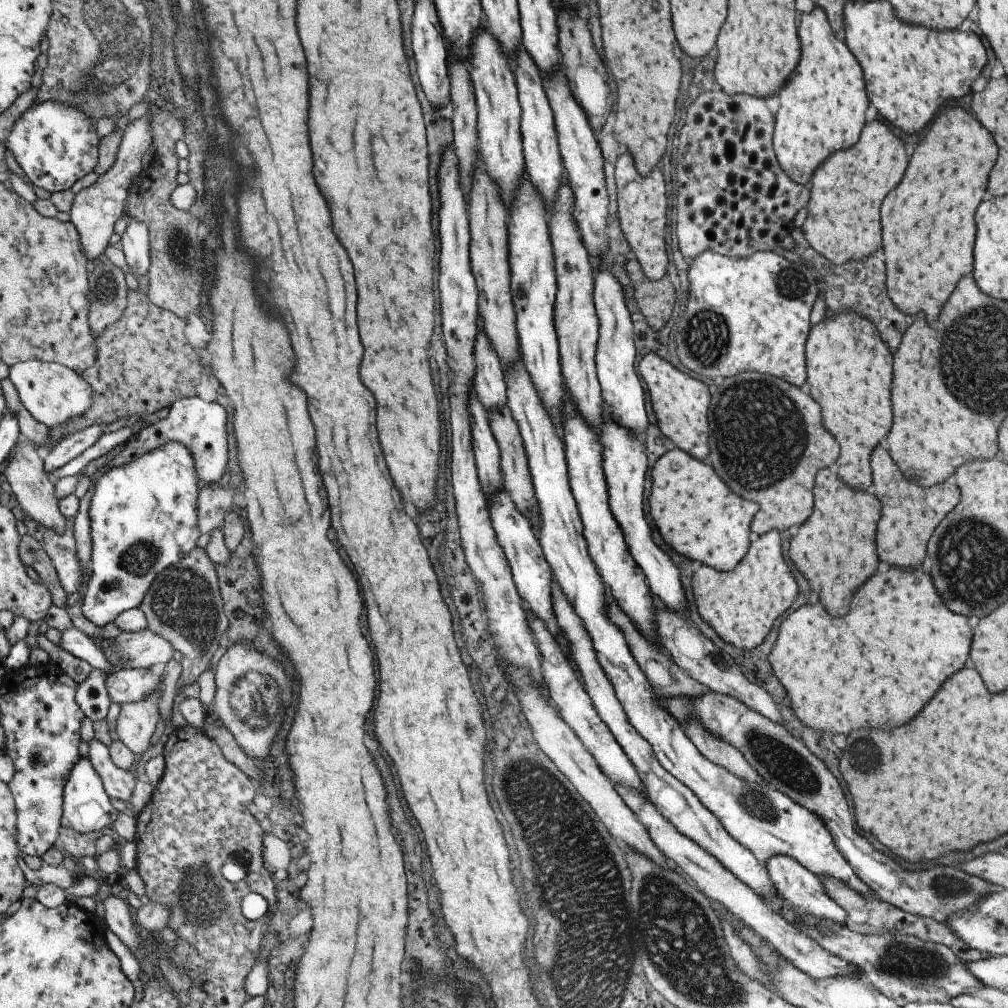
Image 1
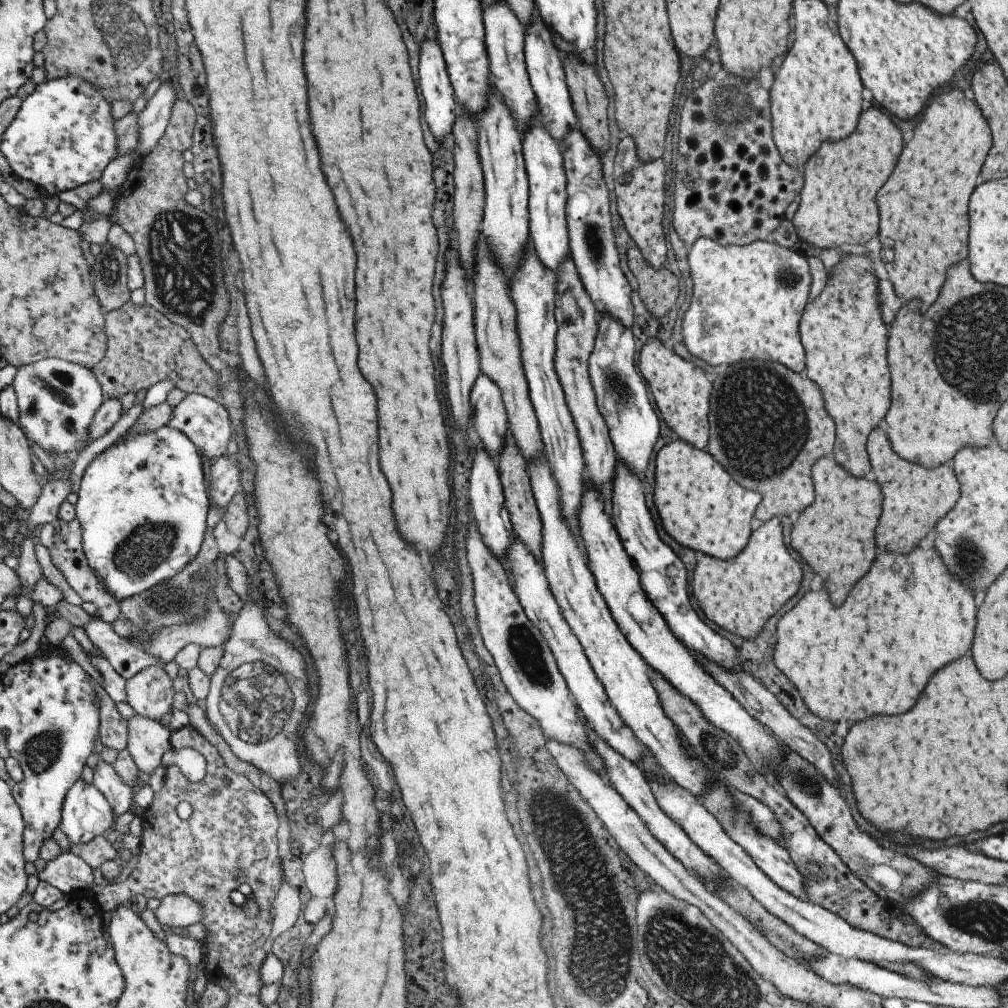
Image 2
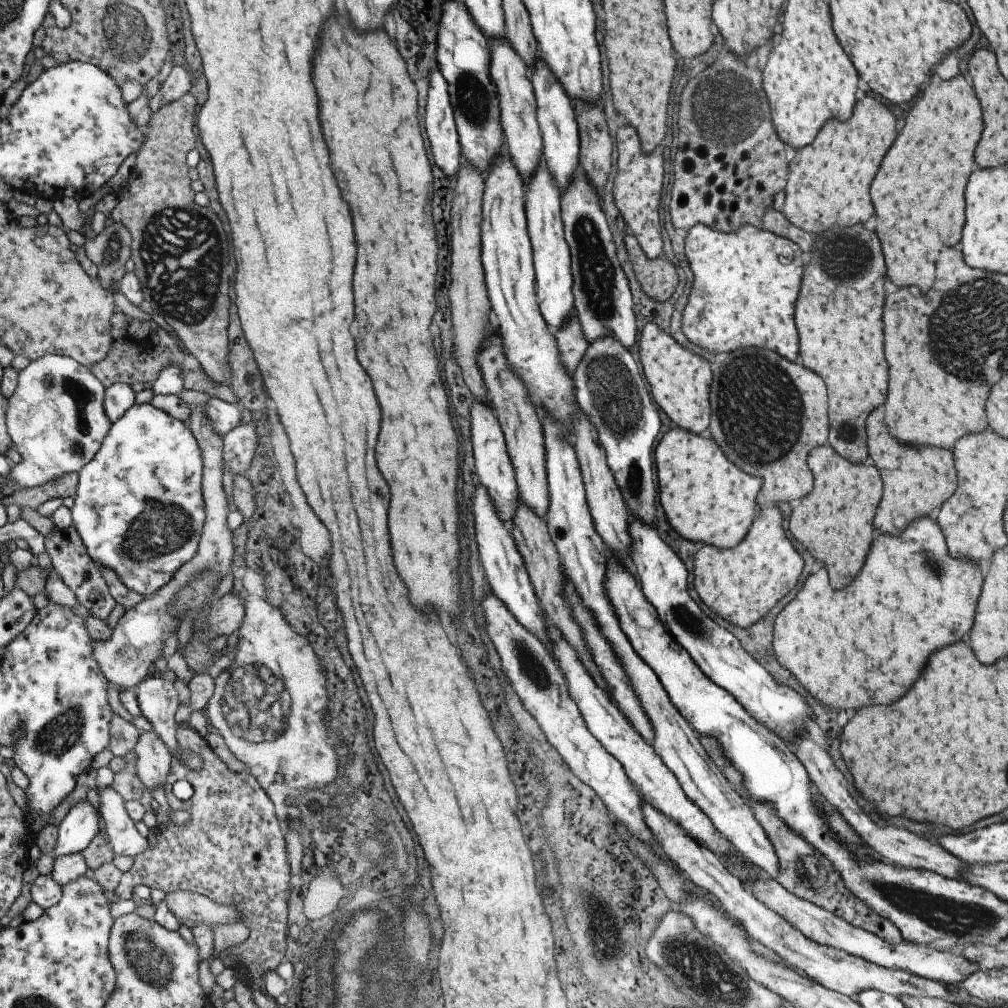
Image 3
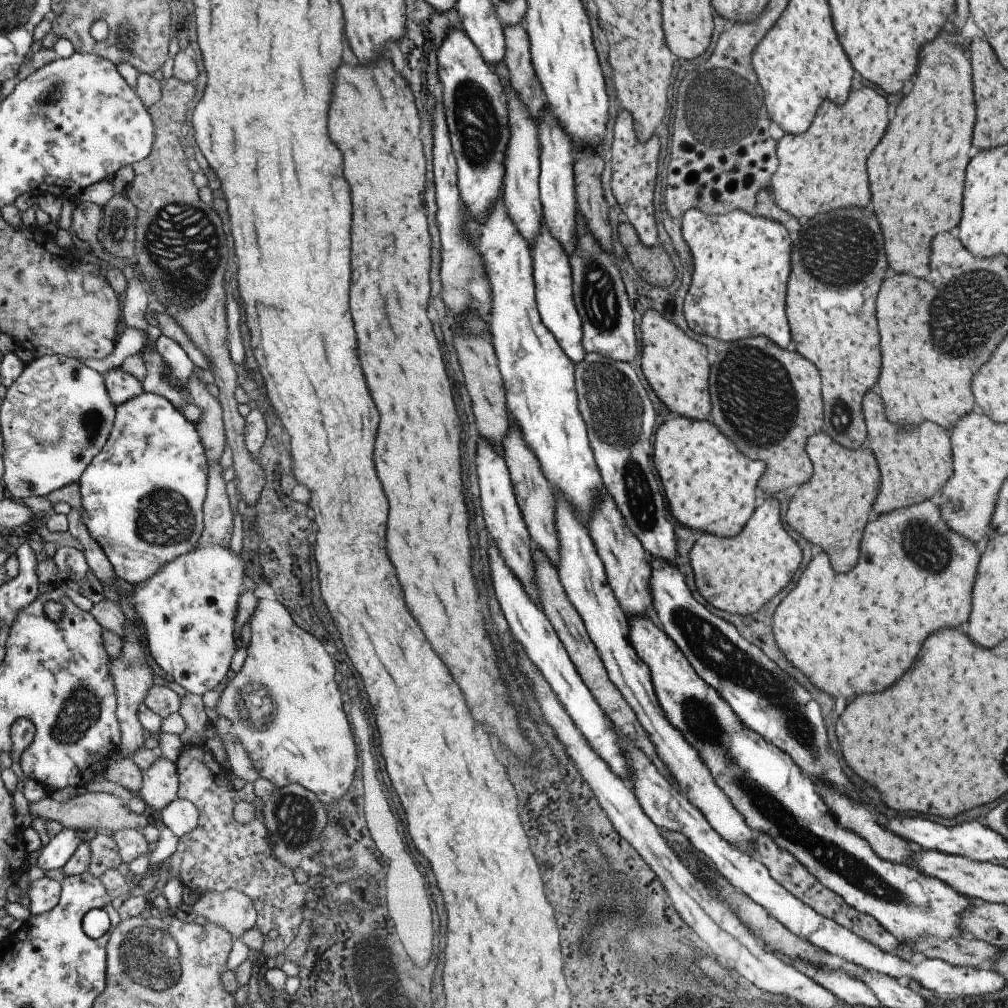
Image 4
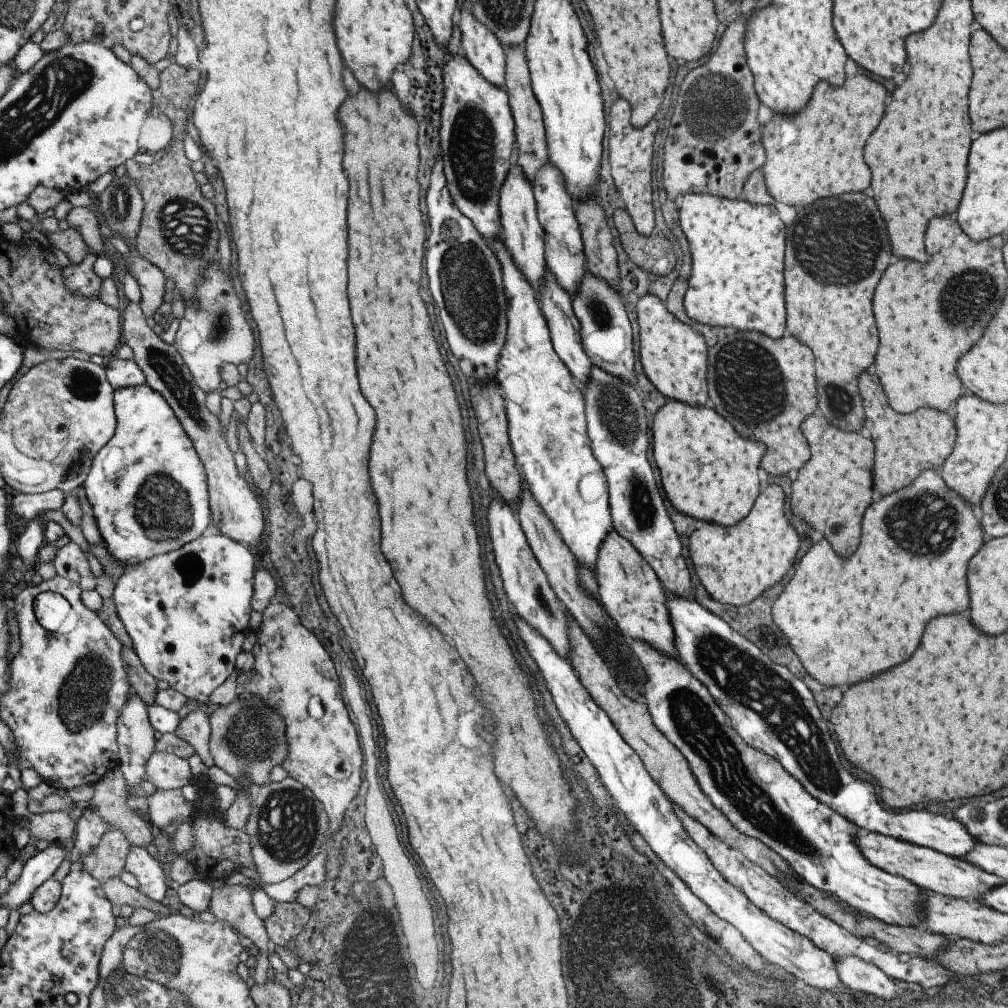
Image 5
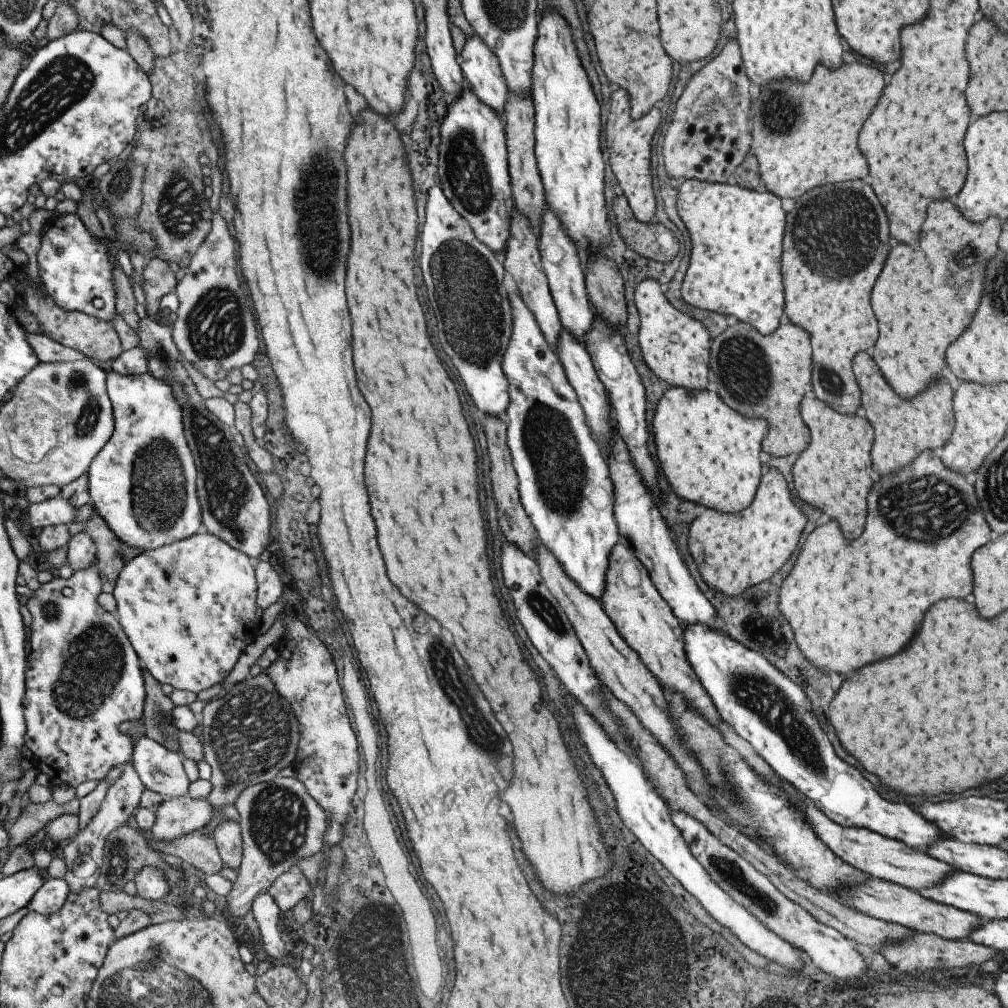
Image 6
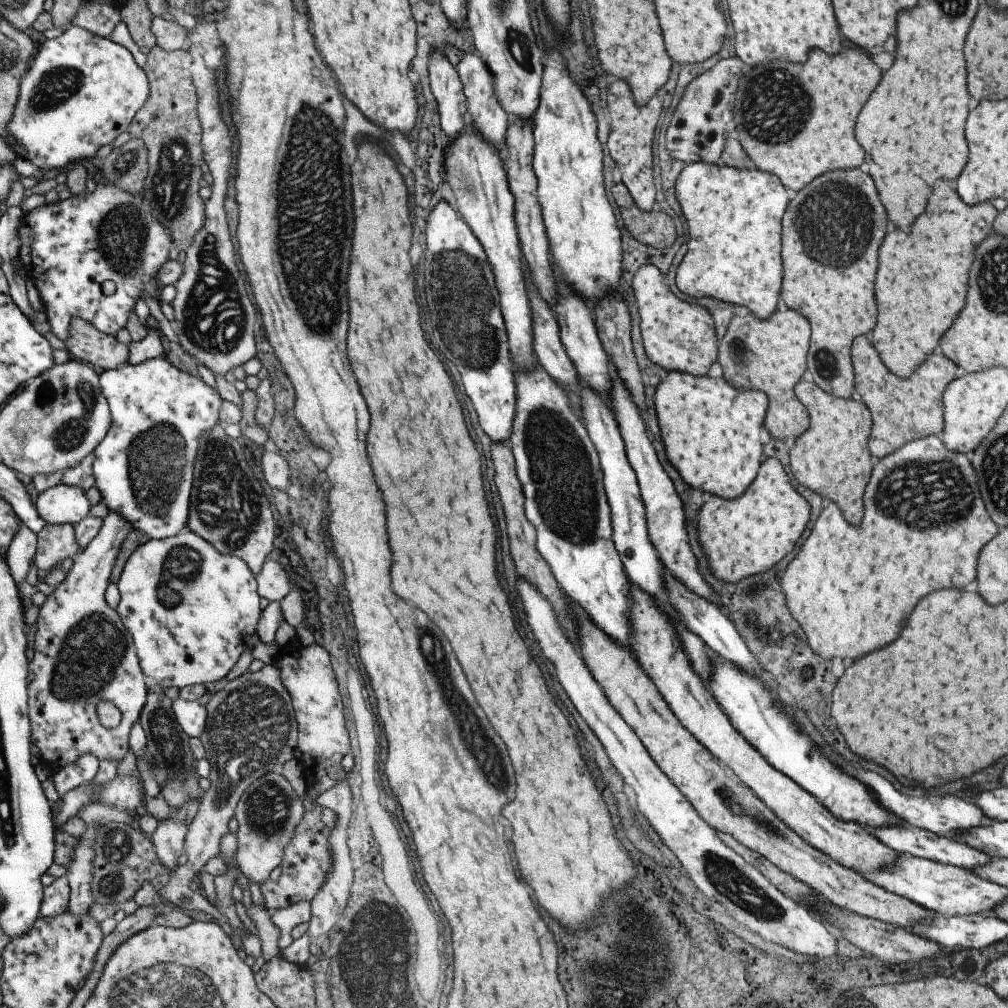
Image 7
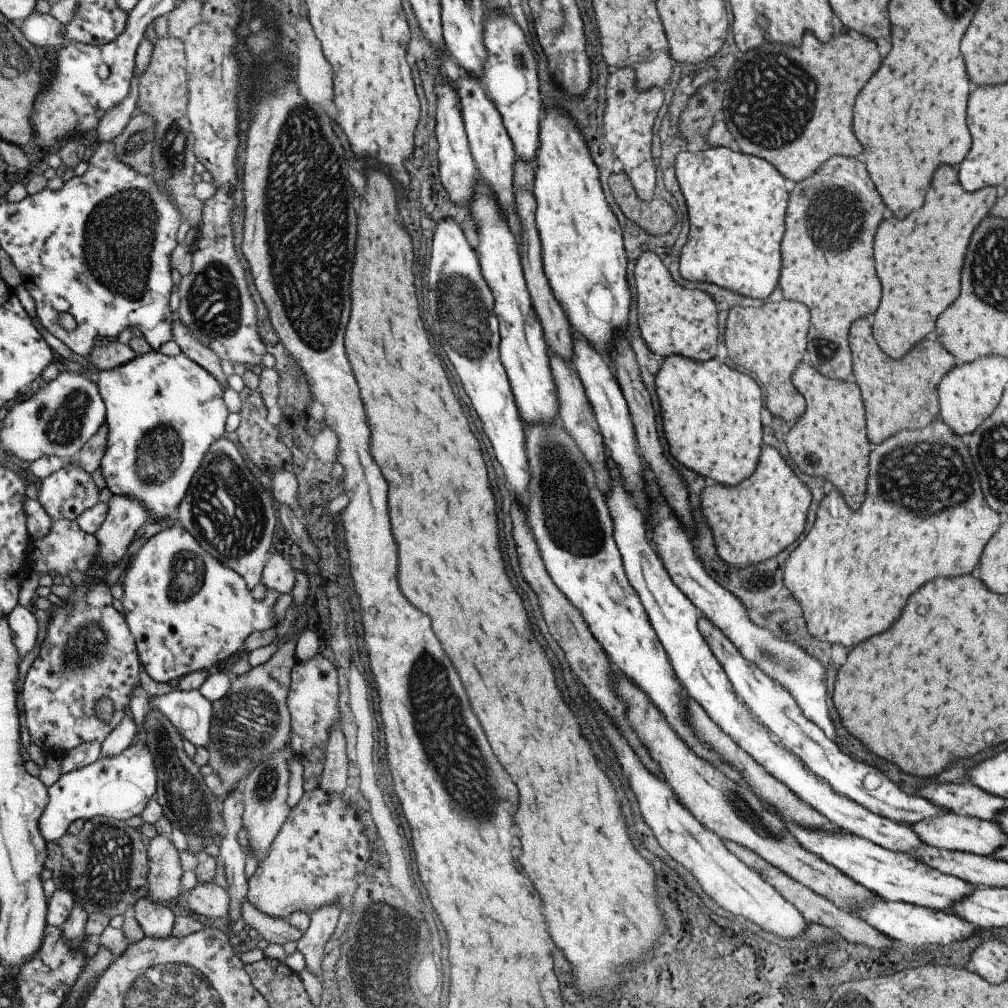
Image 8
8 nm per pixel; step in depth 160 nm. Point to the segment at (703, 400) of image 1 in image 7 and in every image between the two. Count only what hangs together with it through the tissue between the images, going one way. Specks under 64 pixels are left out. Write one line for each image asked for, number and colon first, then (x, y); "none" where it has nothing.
2: (680, 391)
3: (678, 380)
4: (674, 366)
5: (673, 357)
6: (676, 348)
7: (677, 336)

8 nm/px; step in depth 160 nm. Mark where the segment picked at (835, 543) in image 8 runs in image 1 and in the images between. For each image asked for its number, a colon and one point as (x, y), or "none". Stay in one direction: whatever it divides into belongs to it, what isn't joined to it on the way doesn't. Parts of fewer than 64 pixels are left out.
1: (874, 668)
2: (873, 655)
3: (874, 635)
4: (914, 577)
5: (909, 567)
6: (848, 605)
7: (850, 588)

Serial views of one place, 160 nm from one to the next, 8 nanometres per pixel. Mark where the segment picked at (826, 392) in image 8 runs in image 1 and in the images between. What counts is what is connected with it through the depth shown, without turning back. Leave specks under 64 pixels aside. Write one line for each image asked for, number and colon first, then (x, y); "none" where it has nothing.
1: (845, 519)
2: (839, 499)
3: (833, 523)
4: (836, 501)
5: (834, 488)
6: (832, 475)
7: (831, 458)

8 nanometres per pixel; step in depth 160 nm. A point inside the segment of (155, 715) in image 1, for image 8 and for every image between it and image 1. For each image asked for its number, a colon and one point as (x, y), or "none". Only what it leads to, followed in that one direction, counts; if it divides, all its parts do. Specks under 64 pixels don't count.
2: (147, 740)
3: (153, 759)
4: (159, 784)
5: (164, 806)
6: (176, 816)
7: (167, 840)
8: (164, 871)

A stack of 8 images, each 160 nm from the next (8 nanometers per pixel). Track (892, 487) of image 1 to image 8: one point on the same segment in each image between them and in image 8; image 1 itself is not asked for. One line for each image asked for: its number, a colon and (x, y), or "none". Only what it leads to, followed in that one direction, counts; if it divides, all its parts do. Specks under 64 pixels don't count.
2: (918, 498)
3: (916, 479)
4: (914, 464)
5: (904, 445)
6: (902, 430)
7: (902, 410)
8: (902, 395)

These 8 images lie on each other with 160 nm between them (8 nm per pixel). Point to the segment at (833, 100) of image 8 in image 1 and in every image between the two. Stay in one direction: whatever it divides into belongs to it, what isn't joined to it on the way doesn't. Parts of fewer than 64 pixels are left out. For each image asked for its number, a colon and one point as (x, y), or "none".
1: (842, 224)
2: (836, 206)
3: (827, 186)
4: (823, 169)
5: (817, 154)
6: (797, 132)
7: (795, 122)

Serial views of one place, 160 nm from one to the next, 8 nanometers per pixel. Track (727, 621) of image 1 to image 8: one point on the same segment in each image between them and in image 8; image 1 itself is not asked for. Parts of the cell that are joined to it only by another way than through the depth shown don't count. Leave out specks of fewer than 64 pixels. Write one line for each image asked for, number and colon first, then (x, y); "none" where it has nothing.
2: (739, 595)
3: (741, 584)
4: (739, 575)
5: (764, 546)
6: (732, 552)
7: (747, 536)
8: (751, 522)

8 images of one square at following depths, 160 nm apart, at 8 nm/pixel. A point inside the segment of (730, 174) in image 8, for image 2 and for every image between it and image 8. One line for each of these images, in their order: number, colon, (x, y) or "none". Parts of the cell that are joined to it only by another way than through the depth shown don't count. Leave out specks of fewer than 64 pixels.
2: (746, 302)
3: (745, 284)
4: (740, 262)
5: (736, 279)
6: (735, 234)
7: (732, 216)

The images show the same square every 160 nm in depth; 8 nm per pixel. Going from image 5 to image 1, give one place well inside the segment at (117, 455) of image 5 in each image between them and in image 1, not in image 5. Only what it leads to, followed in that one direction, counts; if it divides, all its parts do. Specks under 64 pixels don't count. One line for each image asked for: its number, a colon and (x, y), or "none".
1: (142, 515)
2: (141, 504)
3: (138, 510)
4: (142, 495)

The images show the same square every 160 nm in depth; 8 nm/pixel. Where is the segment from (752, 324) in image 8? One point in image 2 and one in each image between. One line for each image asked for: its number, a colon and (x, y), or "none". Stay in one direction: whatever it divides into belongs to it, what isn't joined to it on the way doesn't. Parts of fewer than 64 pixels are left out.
2: (786, 427)
3: (782, 408)
4: (767, 402)
5: (765, 388)
6: (750, 369)
7: (769, 356)

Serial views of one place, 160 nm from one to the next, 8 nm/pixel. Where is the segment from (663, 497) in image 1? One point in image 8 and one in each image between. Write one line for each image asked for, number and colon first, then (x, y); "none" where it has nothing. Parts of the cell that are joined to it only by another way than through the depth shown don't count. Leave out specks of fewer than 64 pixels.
2: (699, 506)
3: (704, 498)
4: (707, 485)
5: (707, 472)
6: (709, 455)
7: (710, 433)
8: (709, 413)

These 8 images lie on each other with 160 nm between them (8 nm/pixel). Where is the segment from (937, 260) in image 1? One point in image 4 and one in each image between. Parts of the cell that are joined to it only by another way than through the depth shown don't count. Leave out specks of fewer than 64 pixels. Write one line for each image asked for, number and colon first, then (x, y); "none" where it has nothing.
2: (922, 209)
3: (921, 179)
4: (916, 172)

